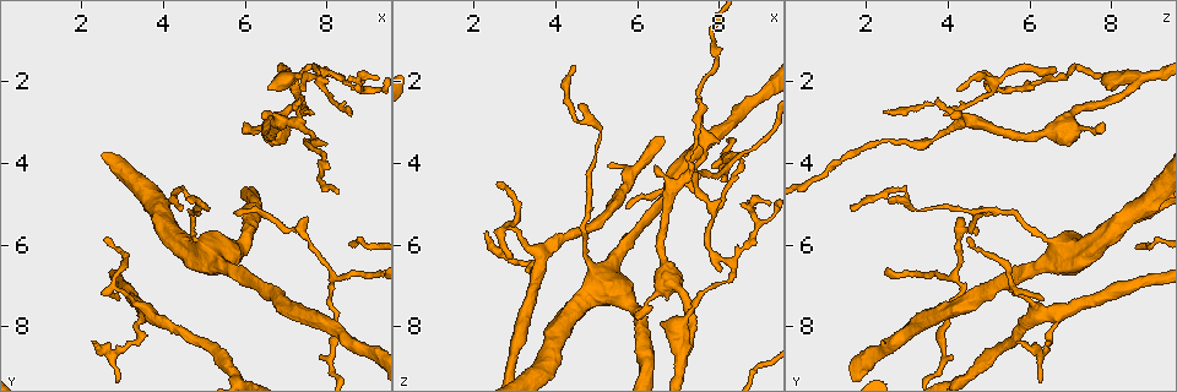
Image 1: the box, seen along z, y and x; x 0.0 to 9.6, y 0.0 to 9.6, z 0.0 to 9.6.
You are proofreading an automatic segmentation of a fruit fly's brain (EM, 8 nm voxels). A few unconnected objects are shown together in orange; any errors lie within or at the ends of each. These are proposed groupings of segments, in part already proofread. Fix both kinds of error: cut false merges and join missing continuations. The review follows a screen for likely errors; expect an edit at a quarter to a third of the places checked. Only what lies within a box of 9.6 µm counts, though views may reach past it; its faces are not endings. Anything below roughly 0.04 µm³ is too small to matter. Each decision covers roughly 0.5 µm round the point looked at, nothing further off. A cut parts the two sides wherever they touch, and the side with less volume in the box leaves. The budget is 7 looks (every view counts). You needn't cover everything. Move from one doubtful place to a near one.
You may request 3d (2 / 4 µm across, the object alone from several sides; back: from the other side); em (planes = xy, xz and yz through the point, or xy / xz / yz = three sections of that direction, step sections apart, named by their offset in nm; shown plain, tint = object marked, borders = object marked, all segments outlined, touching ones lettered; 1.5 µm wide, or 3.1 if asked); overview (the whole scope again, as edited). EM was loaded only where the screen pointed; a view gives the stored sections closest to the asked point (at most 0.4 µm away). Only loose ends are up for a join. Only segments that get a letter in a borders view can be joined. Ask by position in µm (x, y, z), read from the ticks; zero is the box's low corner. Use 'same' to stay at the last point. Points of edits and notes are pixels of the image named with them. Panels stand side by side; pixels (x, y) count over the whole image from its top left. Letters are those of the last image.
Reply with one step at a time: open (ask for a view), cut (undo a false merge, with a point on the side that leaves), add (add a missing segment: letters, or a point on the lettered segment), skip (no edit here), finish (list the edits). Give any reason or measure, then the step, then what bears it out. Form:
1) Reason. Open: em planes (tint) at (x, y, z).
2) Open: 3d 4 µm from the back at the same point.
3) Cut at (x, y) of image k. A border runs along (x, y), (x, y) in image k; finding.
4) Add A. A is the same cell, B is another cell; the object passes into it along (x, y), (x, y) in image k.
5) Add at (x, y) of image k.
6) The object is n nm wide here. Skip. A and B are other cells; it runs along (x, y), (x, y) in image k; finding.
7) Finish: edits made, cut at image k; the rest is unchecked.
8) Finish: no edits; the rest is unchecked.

Sharp bend. Open: 3d 4 µm at (5.05, 5.05, 3.20).

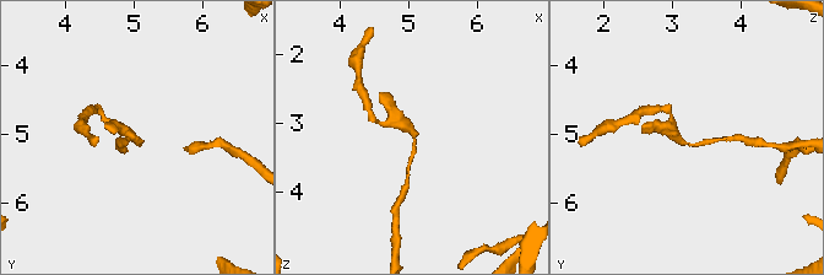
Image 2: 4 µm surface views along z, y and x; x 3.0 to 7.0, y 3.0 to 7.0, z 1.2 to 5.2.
Open: em planes (tint) at (5.10, 5.10, 3.15).

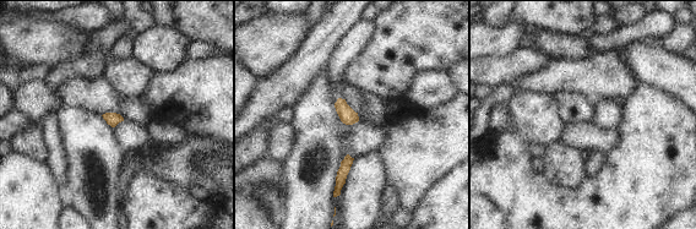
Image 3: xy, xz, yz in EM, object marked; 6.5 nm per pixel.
Open: em planes (borders) at the same point.

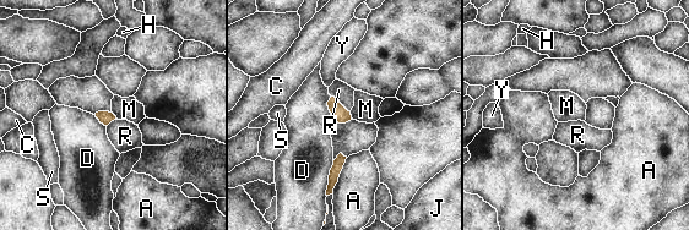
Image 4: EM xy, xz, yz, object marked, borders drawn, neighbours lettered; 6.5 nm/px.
Skip. A, C, D, H, J, M, R, S and Y are other cells; all the same neuron.

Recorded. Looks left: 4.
Thick turns thin. Open: 3d 4 µm at (7.20, 2.10, 8.50).

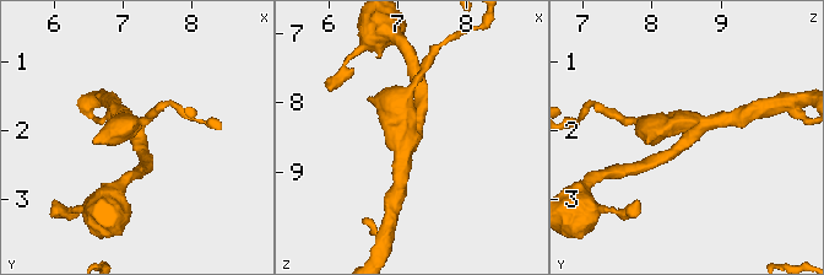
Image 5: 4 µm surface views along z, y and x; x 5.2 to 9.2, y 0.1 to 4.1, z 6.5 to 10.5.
3 arms meet here; the arms are 180, 240, 280 nm wide. Open: em planes (borders) at (7.15, 2.05, 8.50).

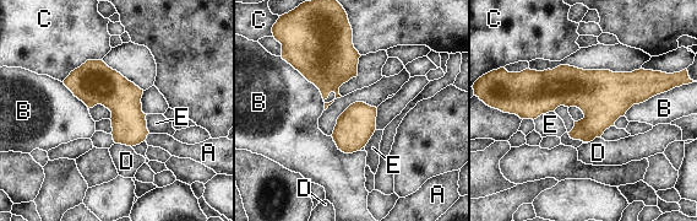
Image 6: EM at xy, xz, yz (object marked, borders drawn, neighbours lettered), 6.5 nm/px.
The object is 240 nm wide here; the longest contact is with B, 360 nm. Skip. A, B, C, D and E are other cells; all the same neuron.

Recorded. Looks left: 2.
Free end. Open: em planes (tint) at (2.50, 5.80, 4.50).

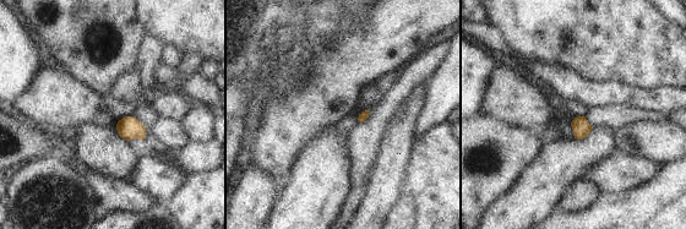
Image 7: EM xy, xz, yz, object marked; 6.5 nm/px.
See the neighbours. Open: em planes (borders) at the same point.

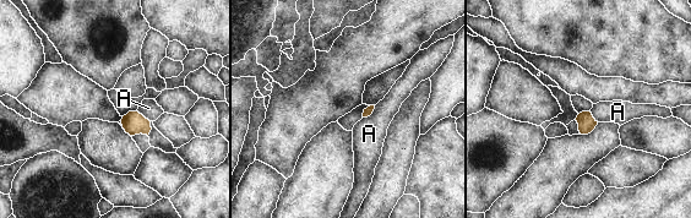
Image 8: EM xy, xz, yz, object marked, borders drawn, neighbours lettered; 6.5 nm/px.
Skip. A is another cell; a border runs along (375, 105), (374, 110), (363, 118) in image 8; no lettered segment goes on from it.

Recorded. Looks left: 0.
Finish: no edits; the rest is unchecked.

